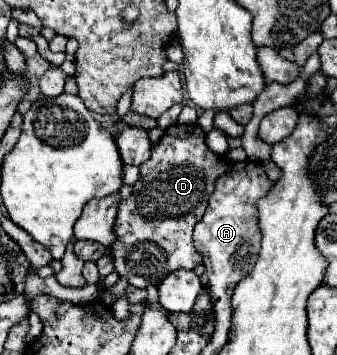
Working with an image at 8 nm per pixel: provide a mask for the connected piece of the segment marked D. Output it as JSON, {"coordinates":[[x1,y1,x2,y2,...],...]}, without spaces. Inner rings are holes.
{"coordinates":[[173,124,169,126,159,144,153,146,151,158,139,166,139,182,135,182,129,198,121,200,119,214,113,226,115,242,111,244,111,256,115,272,125,278,135,288,147,288,149,284,157,286,167,274,175,270,193,270,201,264,201,256,193,246,193,228,203,218,207,202,215,190,219,176,227,172,229,164,213,154,205,144,205,132,199,124]]}

